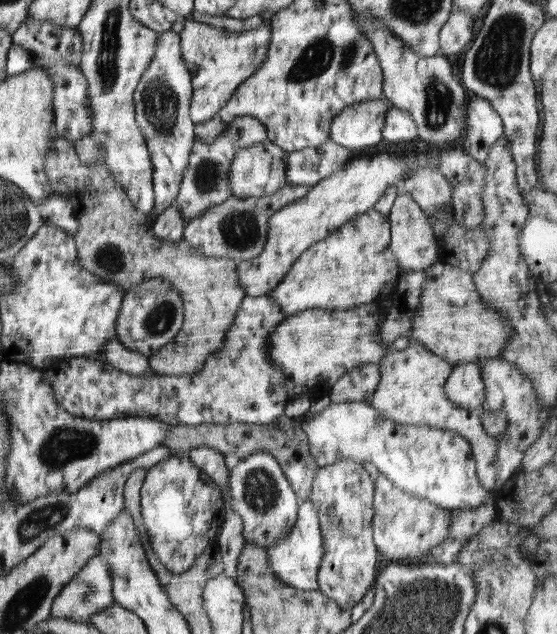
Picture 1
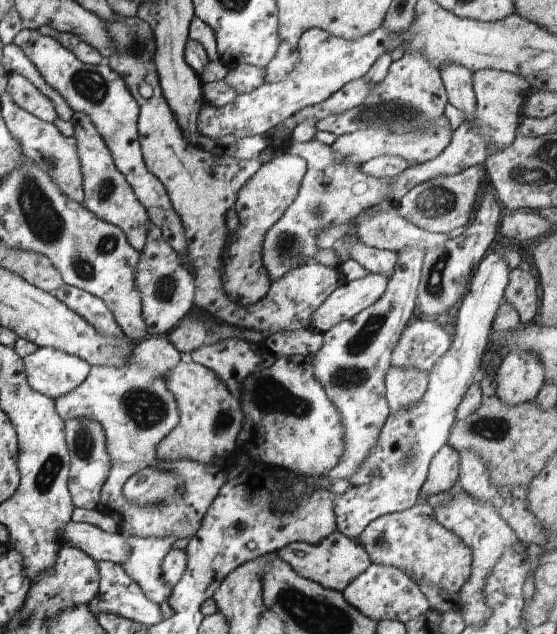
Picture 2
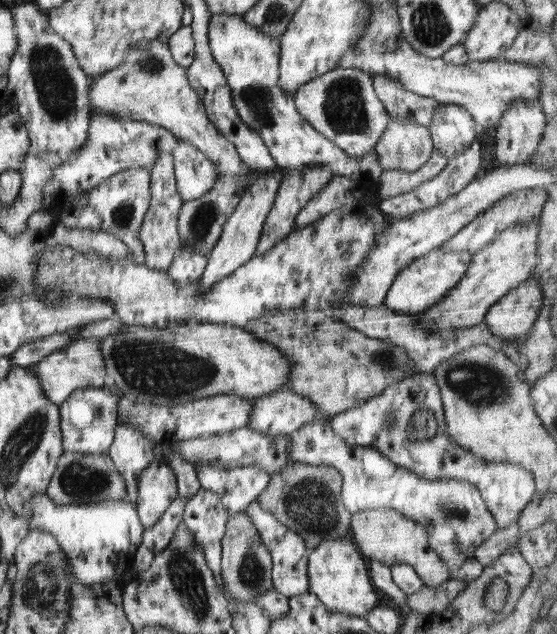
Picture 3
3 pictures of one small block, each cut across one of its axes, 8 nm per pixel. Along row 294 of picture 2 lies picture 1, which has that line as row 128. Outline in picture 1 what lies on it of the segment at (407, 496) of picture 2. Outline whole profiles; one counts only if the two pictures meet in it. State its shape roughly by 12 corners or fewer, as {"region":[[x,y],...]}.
{"region":[[470,96],[463,145],[484,163],[503,135],[489,100]]}

